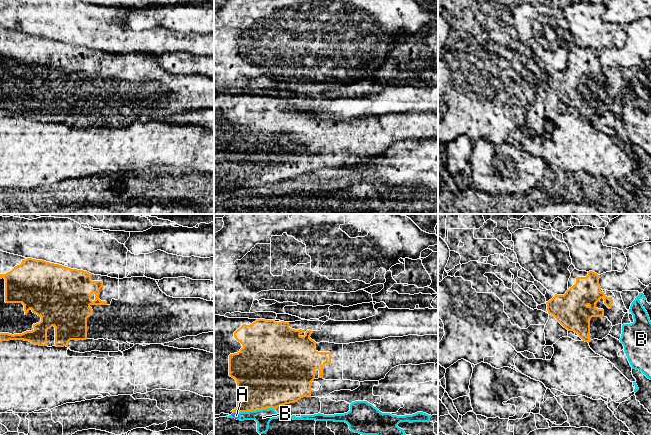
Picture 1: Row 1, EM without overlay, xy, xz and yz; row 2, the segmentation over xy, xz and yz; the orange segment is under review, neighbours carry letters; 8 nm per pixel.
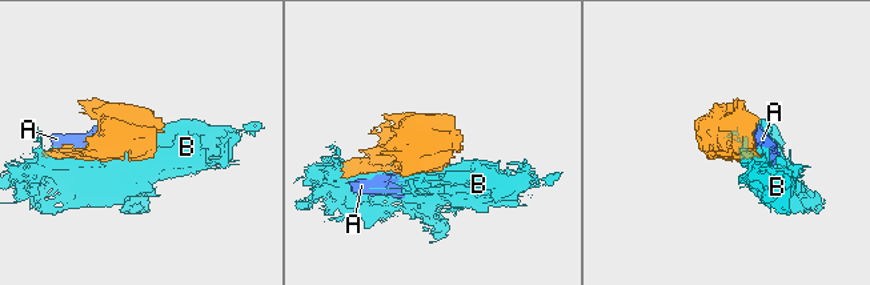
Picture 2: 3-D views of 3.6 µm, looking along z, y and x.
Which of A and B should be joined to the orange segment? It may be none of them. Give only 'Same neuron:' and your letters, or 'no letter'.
Same neuron: no letter

